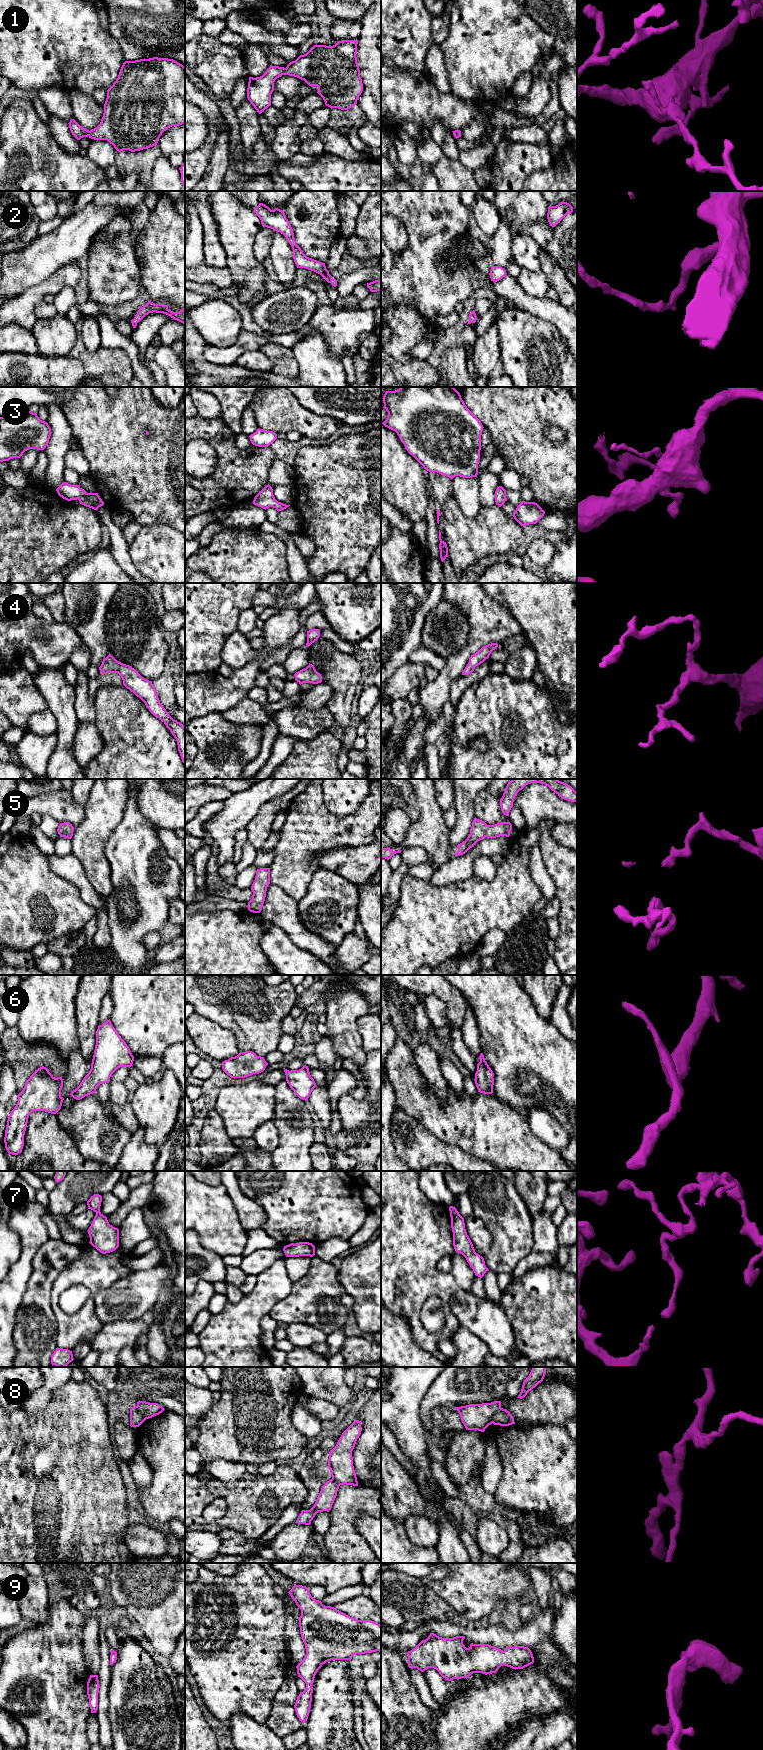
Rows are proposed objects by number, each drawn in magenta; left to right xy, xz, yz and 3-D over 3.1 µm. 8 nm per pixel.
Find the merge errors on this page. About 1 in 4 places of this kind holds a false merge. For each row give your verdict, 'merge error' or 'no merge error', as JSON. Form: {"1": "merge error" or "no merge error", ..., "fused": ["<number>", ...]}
{"1": "no merge error", "2": "no merge error", "3": "no merge error", "4": "no merge error", "5": "no merge error", "6": "no merge error", "7": "no merge error", "8": "merge error", "9": "no merge error", "fused": ["8"]}

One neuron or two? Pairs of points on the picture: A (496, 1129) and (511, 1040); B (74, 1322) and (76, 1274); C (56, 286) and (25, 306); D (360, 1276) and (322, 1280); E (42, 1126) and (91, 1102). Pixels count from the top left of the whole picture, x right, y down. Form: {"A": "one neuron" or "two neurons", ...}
{"A": "two neurons", "B": "one neuron", "C": "one neuron", "D": "two neurons", "E": "two neurons"}

